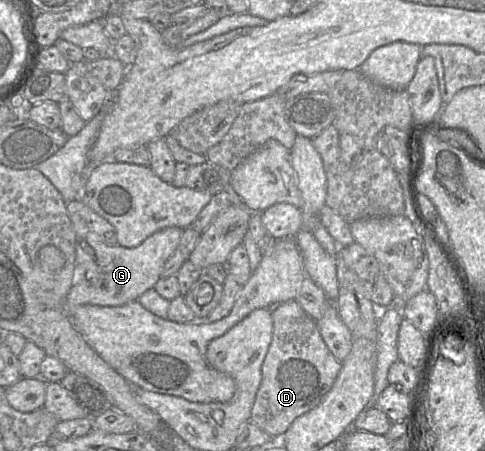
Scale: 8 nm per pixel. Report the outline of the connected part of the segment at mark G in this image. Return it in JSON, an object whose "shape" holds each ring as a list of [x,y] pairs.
{"shape":[[[167,227],[132,248],[76,236],[72,287],[65,302],[69,316],[70,311],[78,305],[120,306],[137,300],[160,279],[165,262],[178,248],[182,232],[183,229],[179,227]]]}

